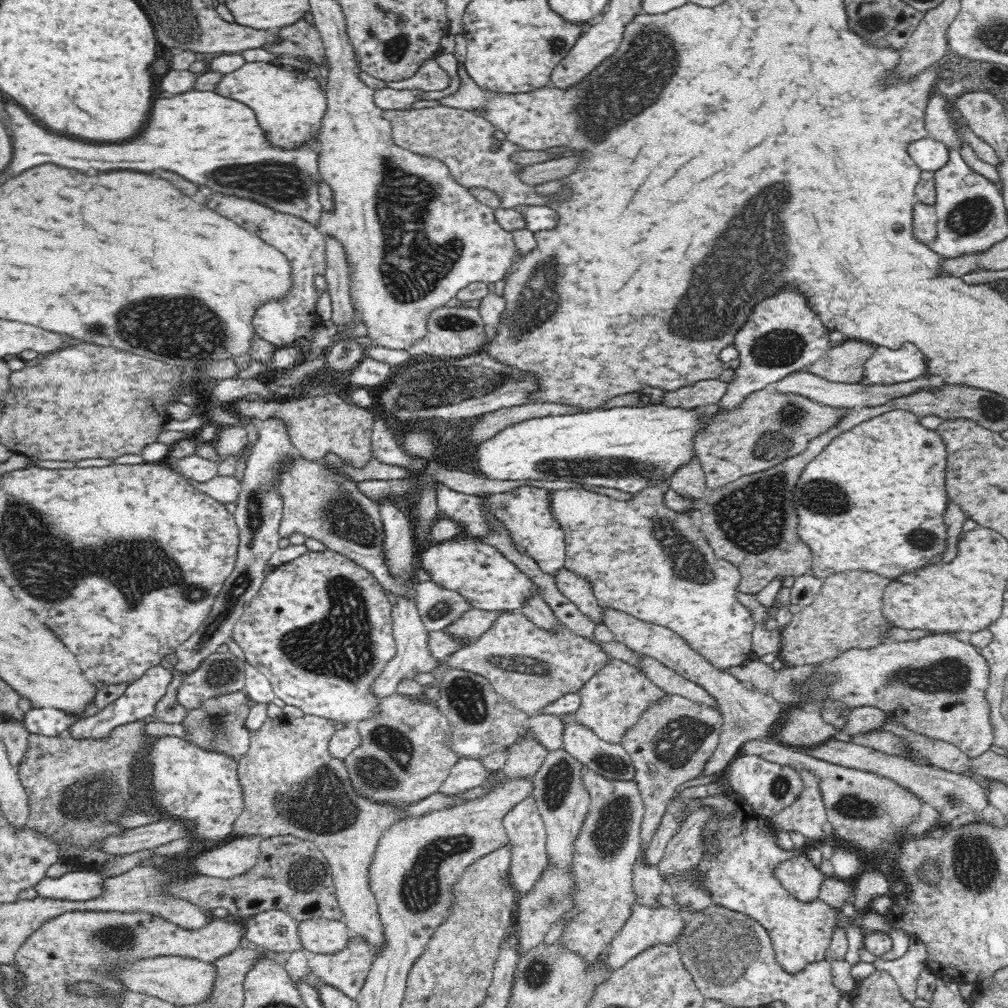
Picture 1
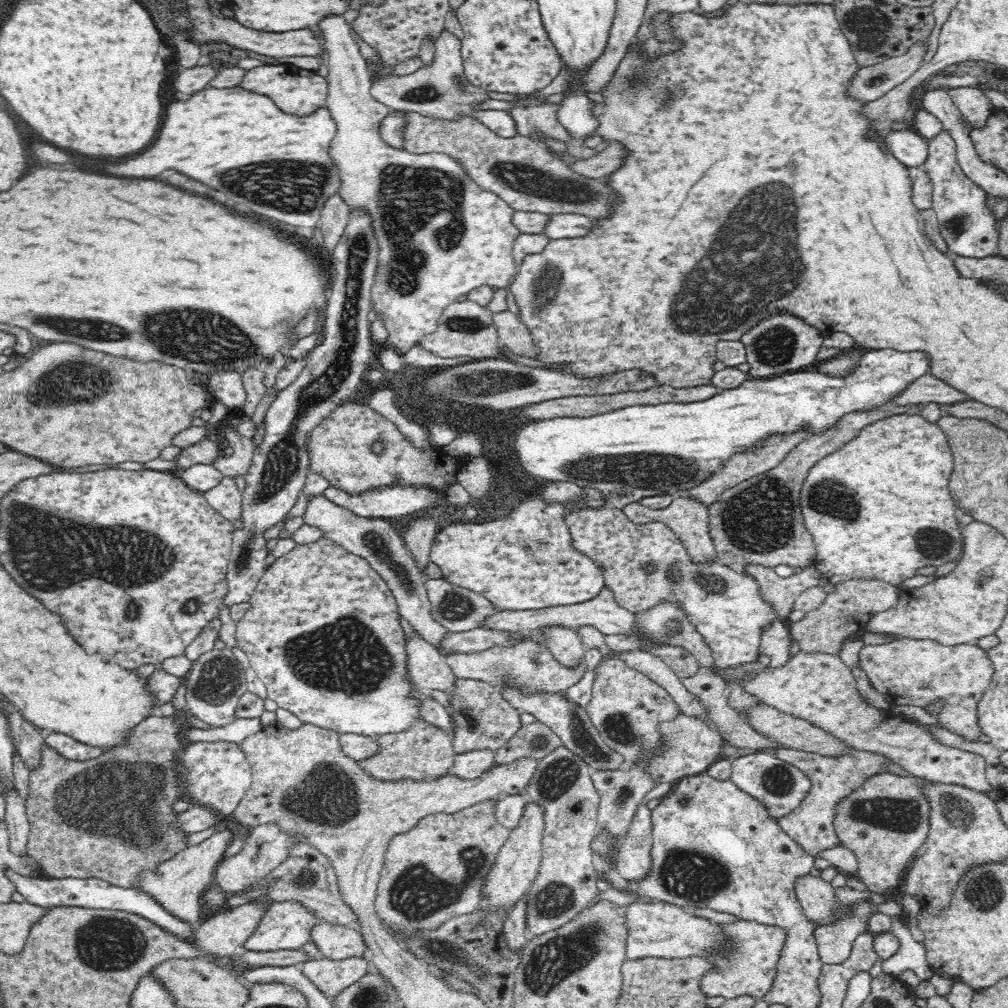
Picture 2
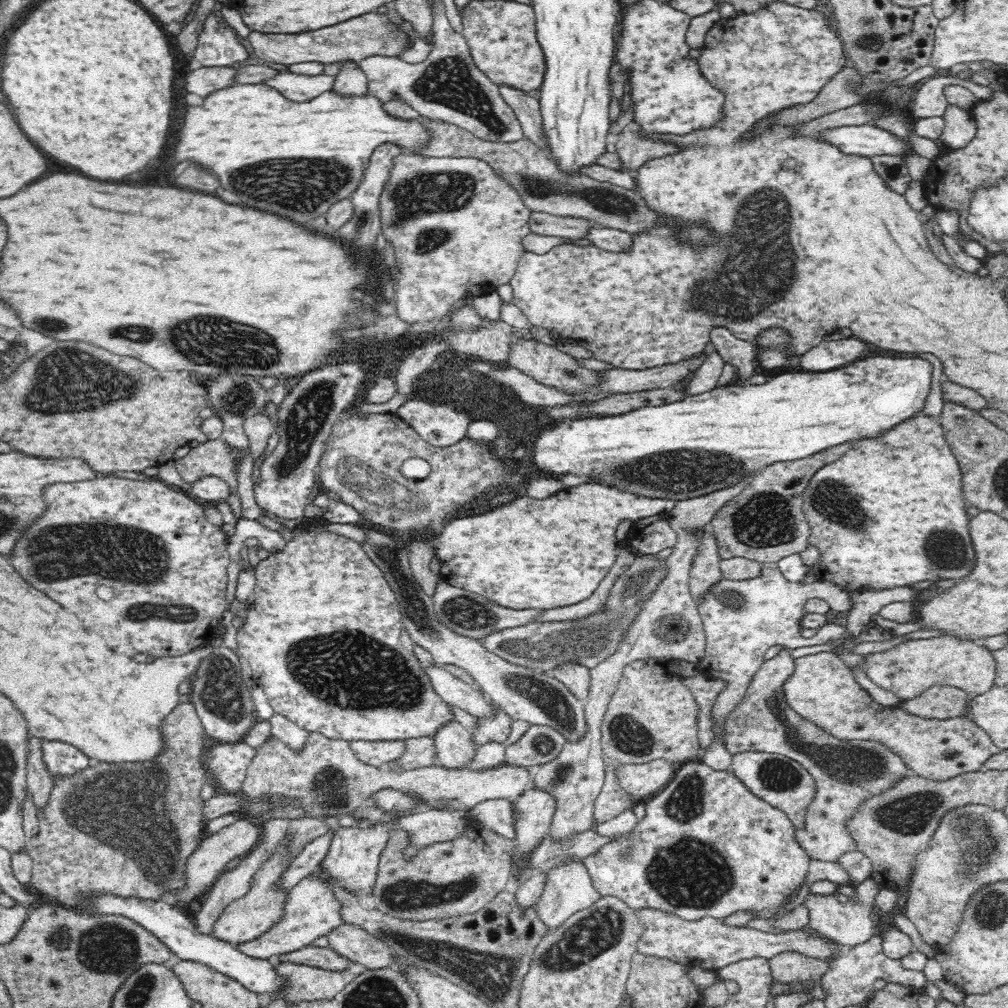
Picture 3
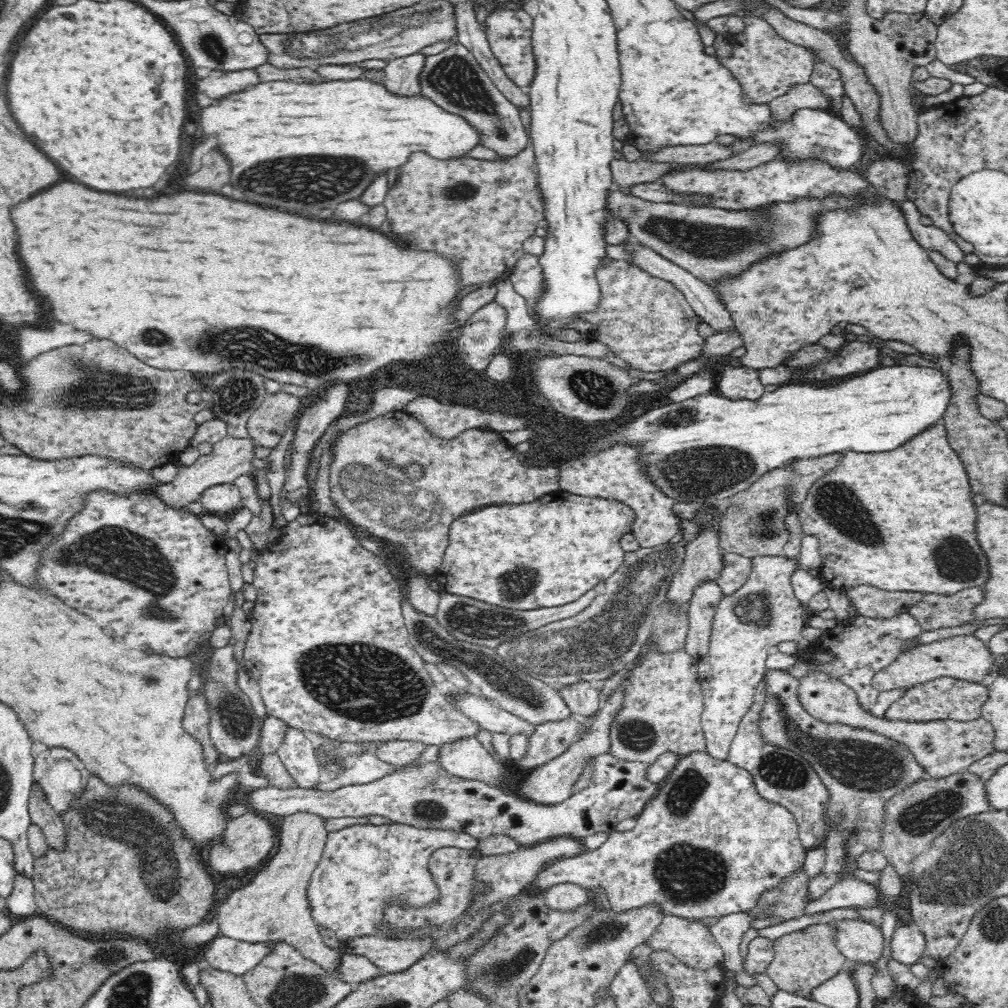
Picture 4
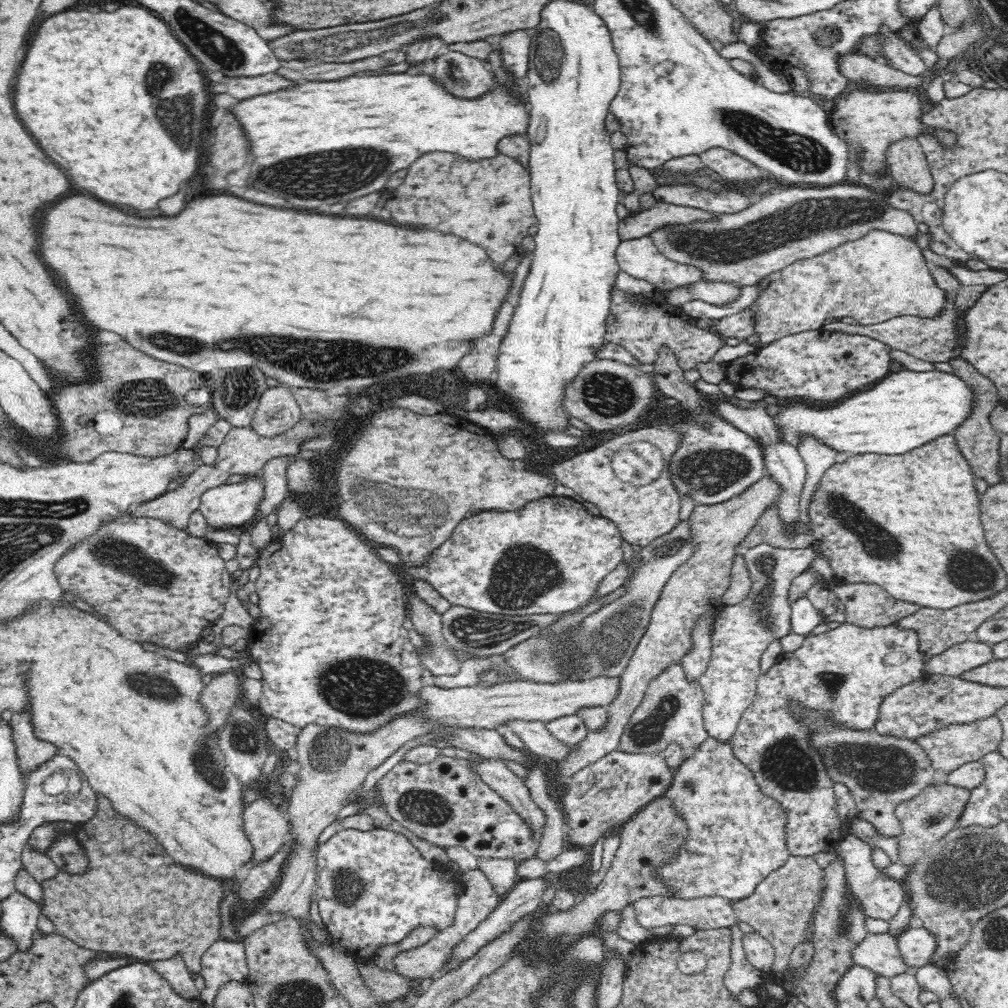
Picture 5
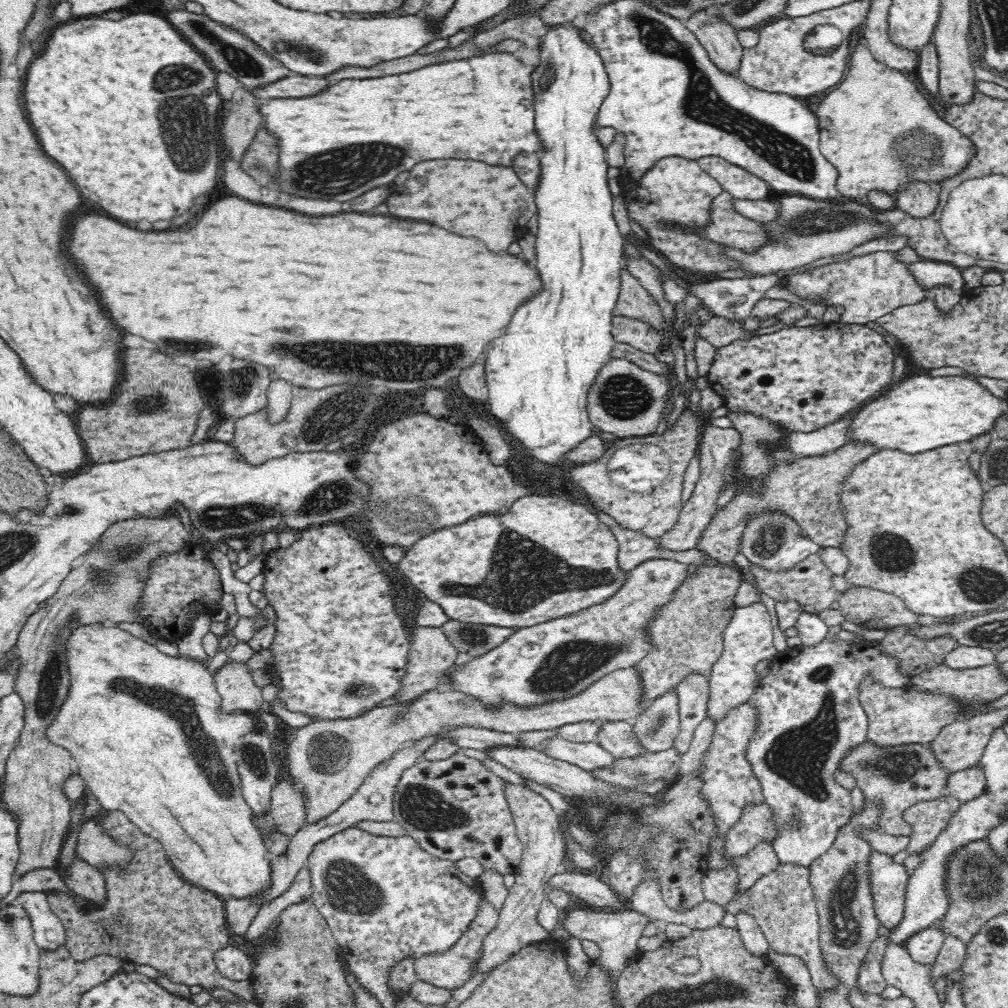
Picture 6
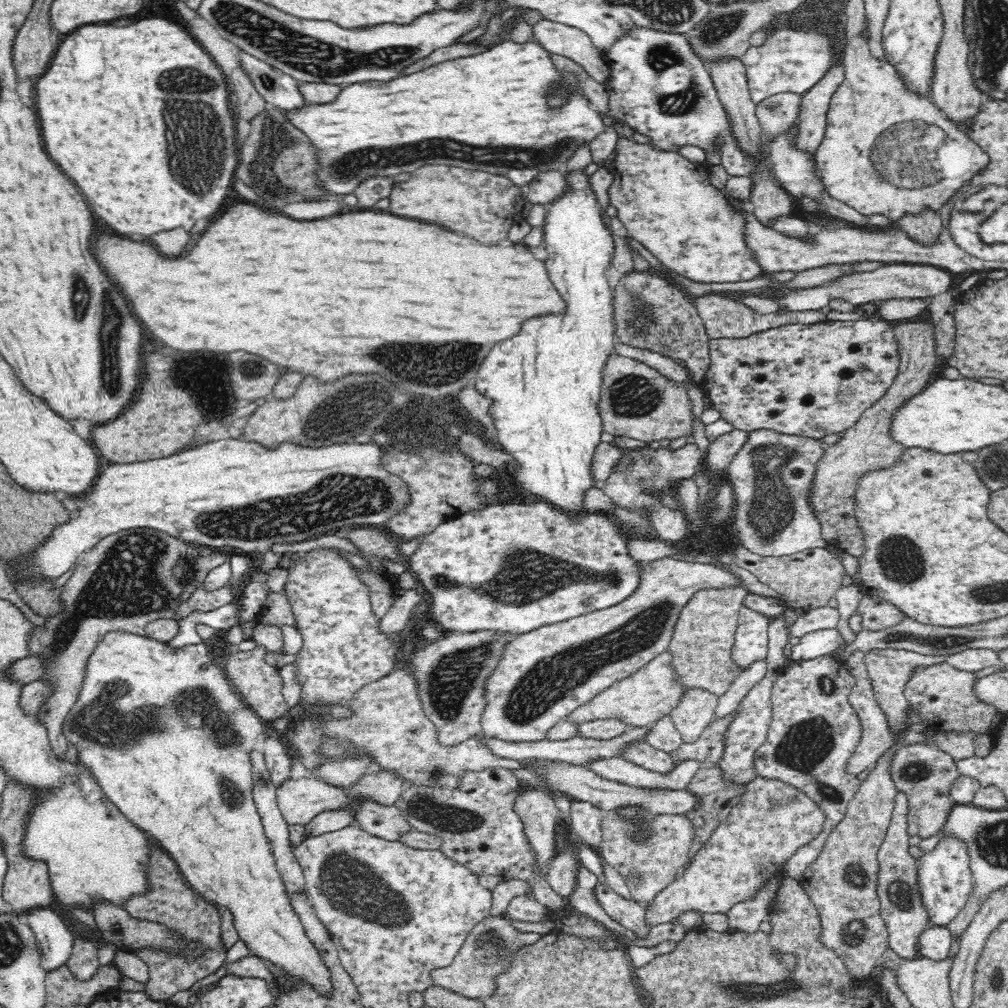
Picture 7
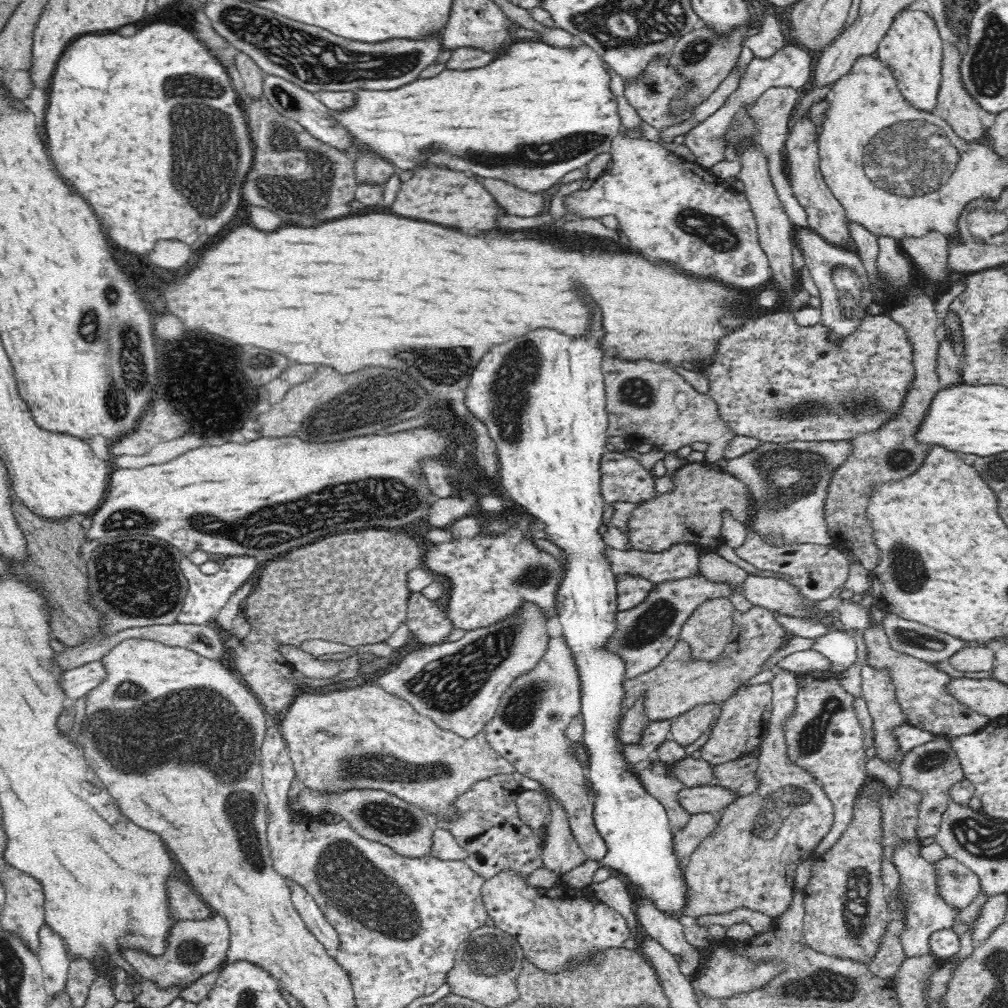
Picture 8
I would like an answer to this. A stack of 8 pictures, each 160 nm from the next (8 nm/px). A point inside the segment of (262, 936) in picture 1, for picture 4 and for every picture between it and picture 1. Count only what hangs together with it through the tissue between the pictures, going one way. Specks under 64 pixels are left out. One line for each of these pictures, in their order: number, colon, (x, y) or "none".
2: (286, 925)
3: (310, 911)
4: (363, 867)

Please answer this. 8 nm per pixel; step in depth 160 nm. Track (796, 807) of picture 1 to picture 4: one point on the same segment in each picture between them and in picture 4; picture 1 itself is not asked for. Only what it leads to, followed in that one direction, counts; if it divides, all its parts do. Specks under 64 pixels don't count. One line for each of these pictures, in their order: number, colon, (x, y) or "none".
2: (810, 826)
3: (845, 772)
4: (862, 770)

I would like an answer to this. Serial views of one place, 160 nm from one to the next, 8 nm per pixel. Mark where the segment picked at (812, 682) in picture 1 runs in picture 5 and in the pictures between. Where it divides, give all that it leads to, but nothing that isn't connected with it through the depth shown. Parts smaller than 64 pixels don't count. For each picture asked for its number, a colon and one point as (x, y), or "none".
2: (907, 671)
3: (907, 669)
4: (966, 658)
5: (963, 656)

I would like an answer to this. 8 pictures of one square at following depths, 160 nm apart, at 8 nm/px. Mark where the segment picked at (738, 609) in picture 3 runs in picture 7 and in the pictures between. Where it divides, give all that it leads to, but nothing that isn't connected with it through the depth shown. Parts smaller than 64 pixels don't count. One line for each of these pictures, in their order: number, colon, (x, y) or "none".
4: (764, 612)
5: (743, 631)
6: (773, 542)
7: (771, 474)

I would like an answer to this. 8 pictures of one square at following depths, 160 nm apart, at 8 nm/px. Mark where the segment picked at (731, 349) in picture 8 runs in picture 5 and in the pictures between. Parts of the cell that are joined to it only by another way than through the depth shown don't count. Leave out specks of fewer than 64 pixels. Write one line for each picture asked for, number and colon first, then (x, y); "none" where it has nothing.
5: (817, 366)
6: (801, 378)
7: (811, 380)

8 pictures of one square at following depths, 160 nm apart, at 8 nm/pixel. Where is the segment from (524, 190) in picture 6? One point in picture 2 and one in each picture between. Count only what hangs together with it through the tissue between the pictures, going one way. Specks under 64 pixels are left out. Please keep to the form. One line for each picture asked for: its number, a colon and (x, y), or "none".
2: (439, 234)
3: (473, 224)
4: (478, 213)
5: (489, 202)

